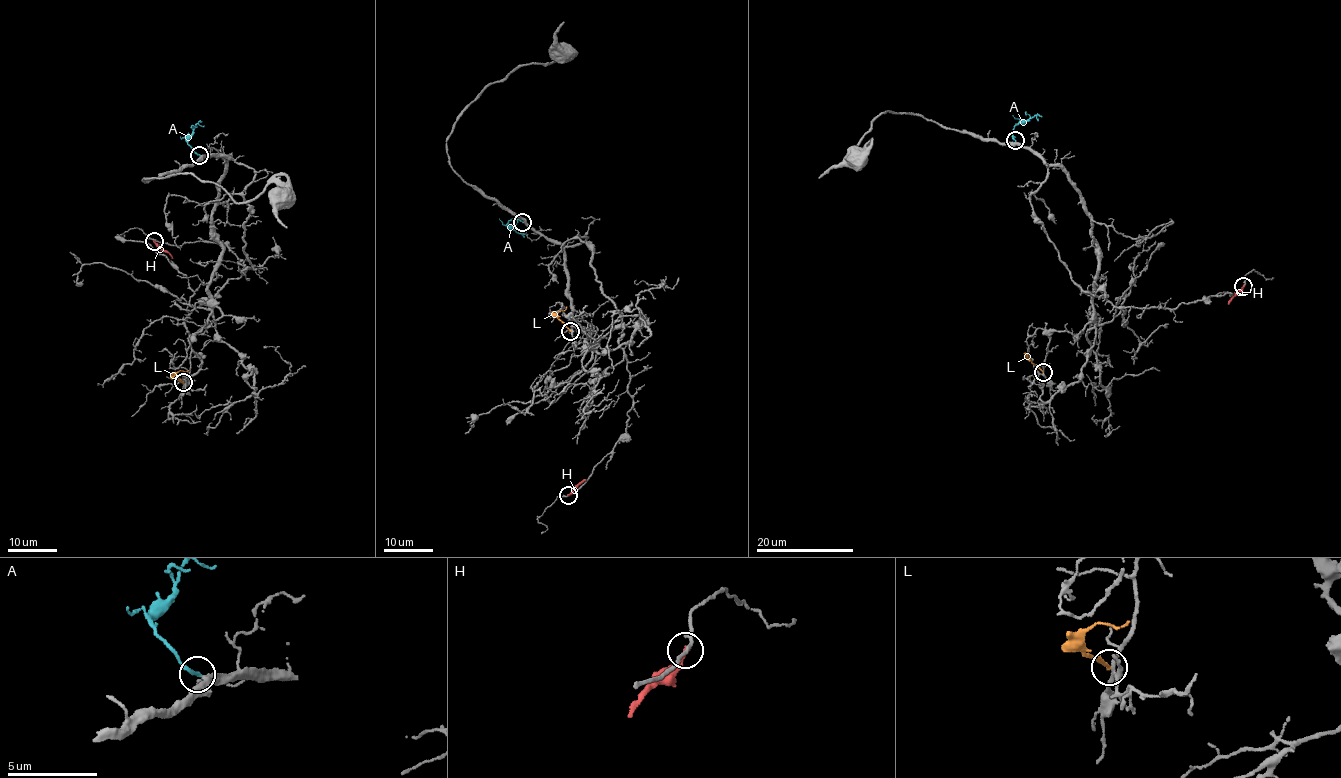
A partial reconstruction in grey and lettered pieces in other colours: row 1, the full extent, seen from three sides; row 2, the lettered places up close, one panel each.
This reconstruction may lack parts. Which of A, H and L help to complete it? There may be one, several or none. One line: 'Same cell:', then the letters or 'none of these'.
Same cell: A

